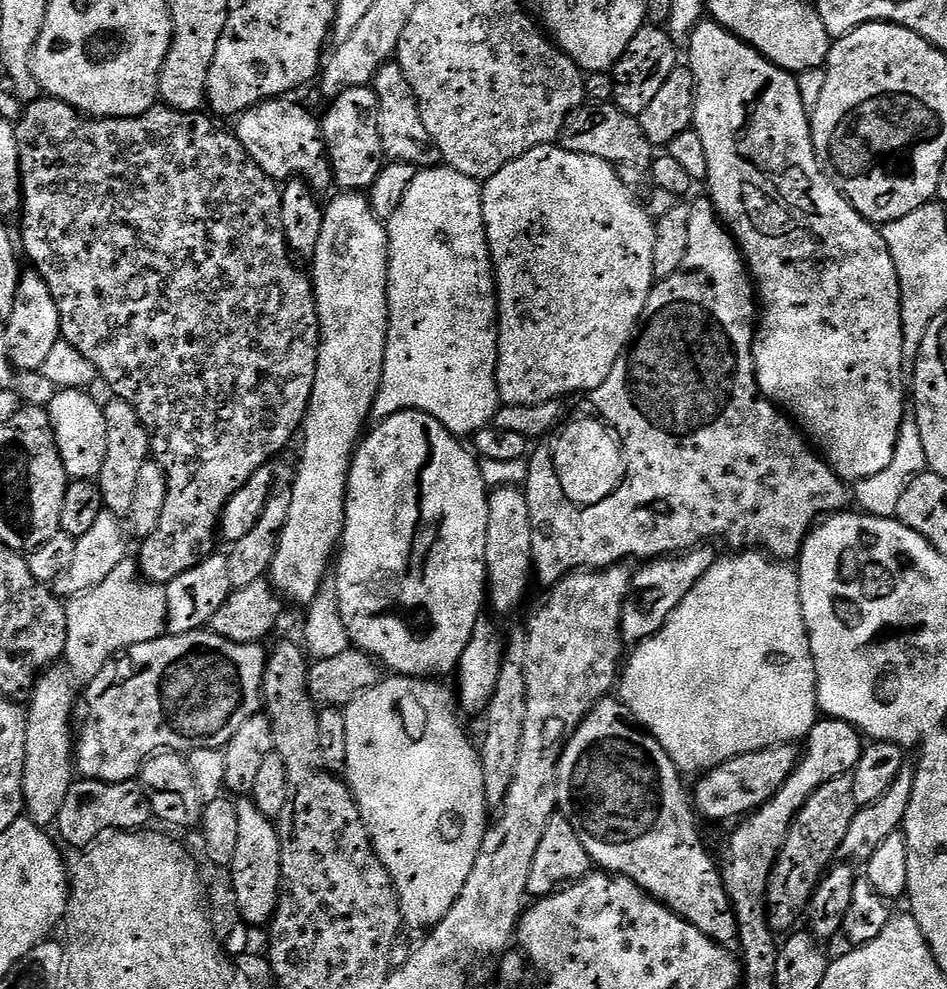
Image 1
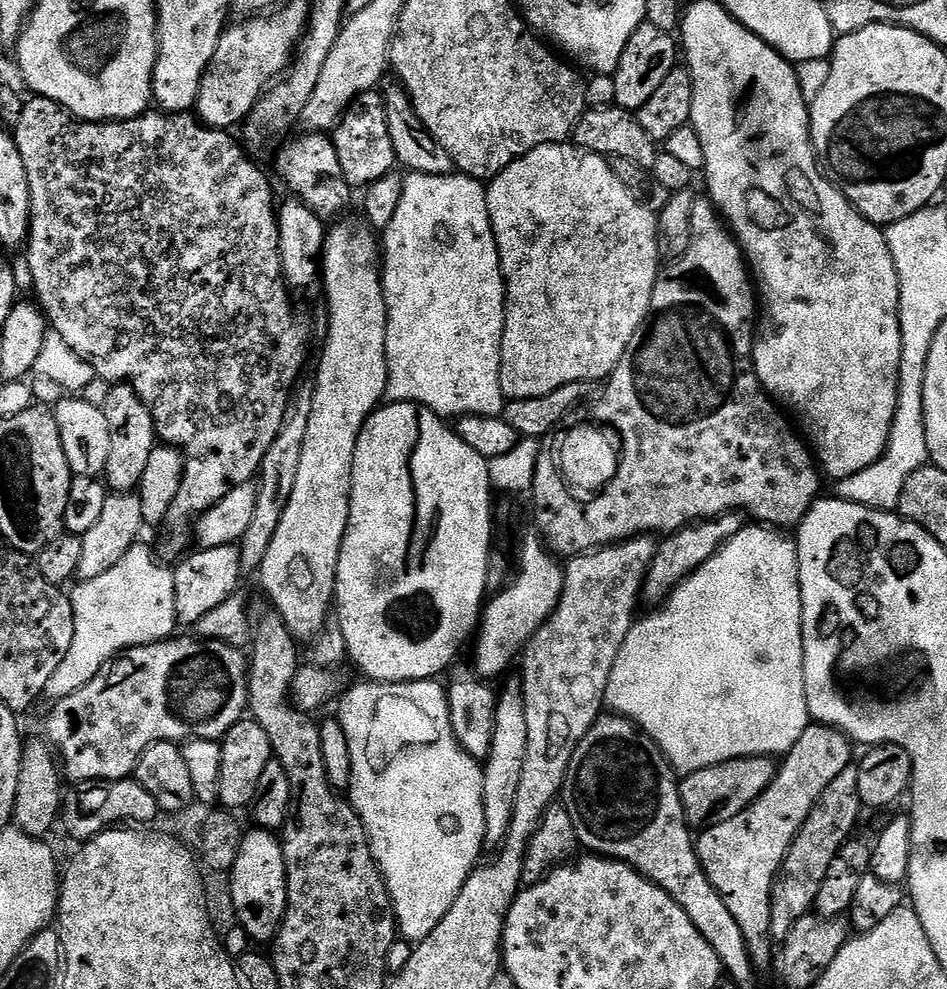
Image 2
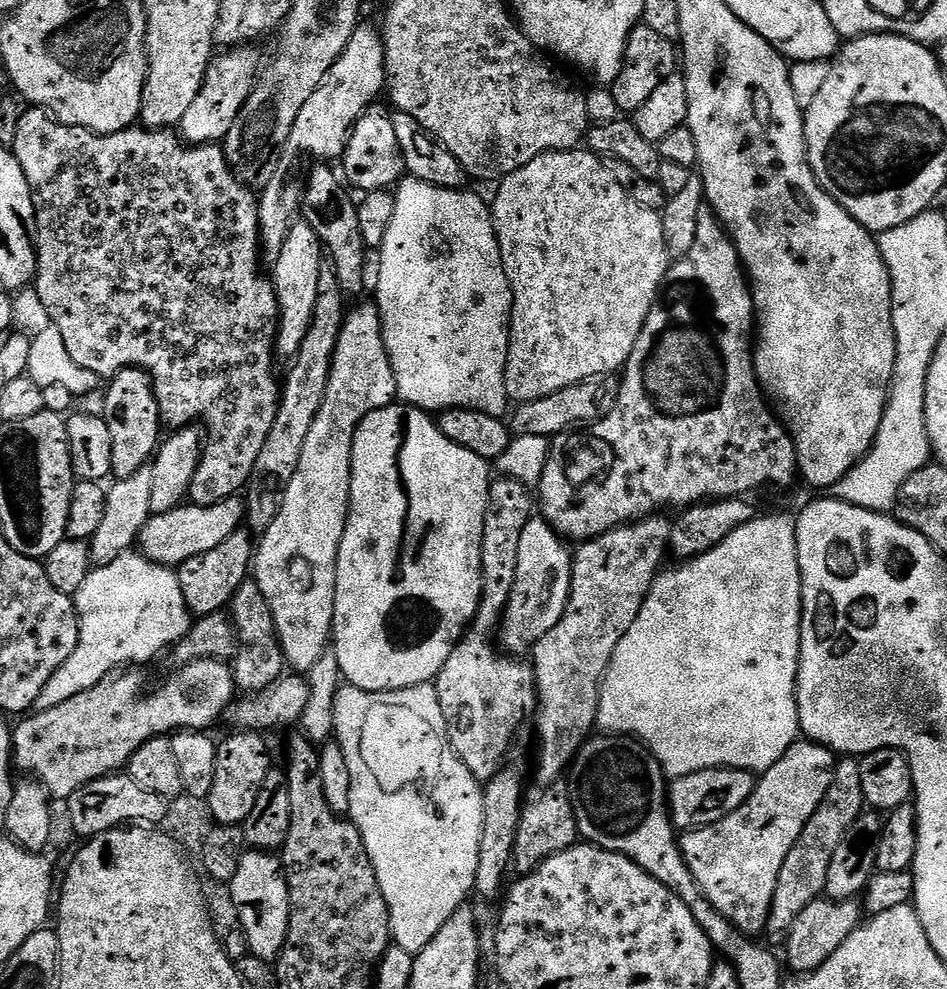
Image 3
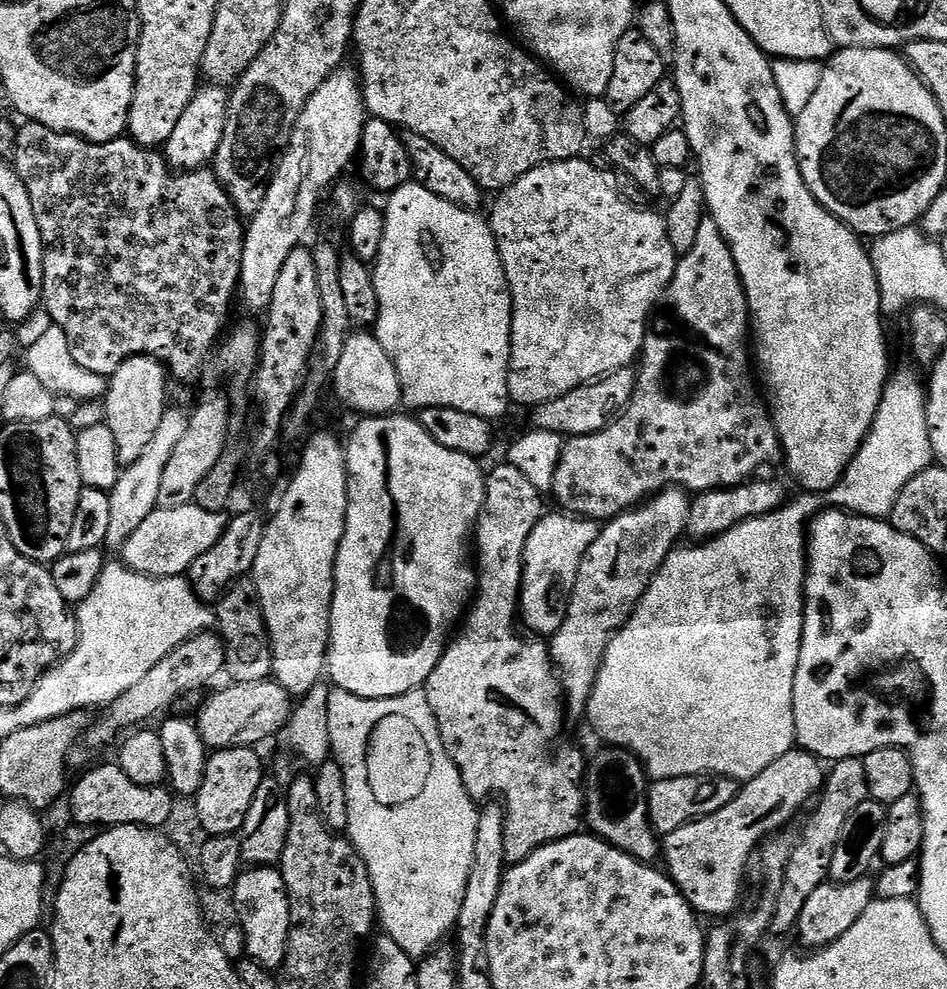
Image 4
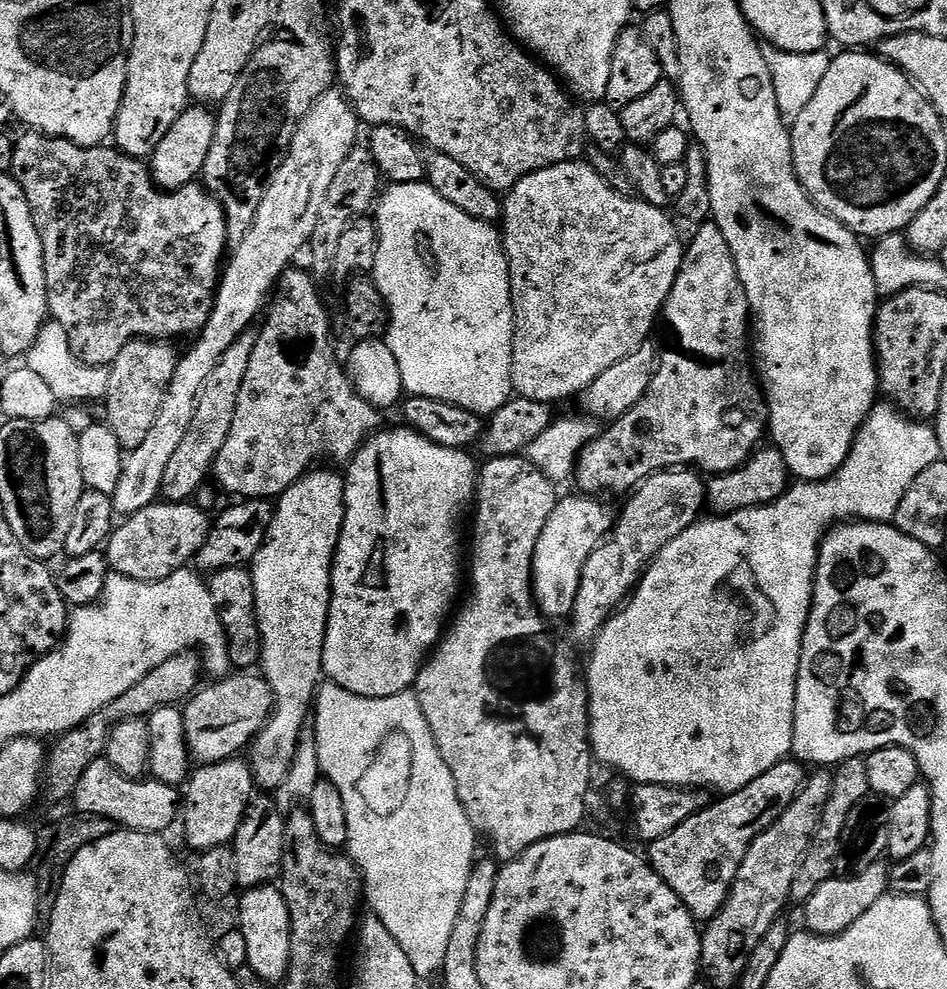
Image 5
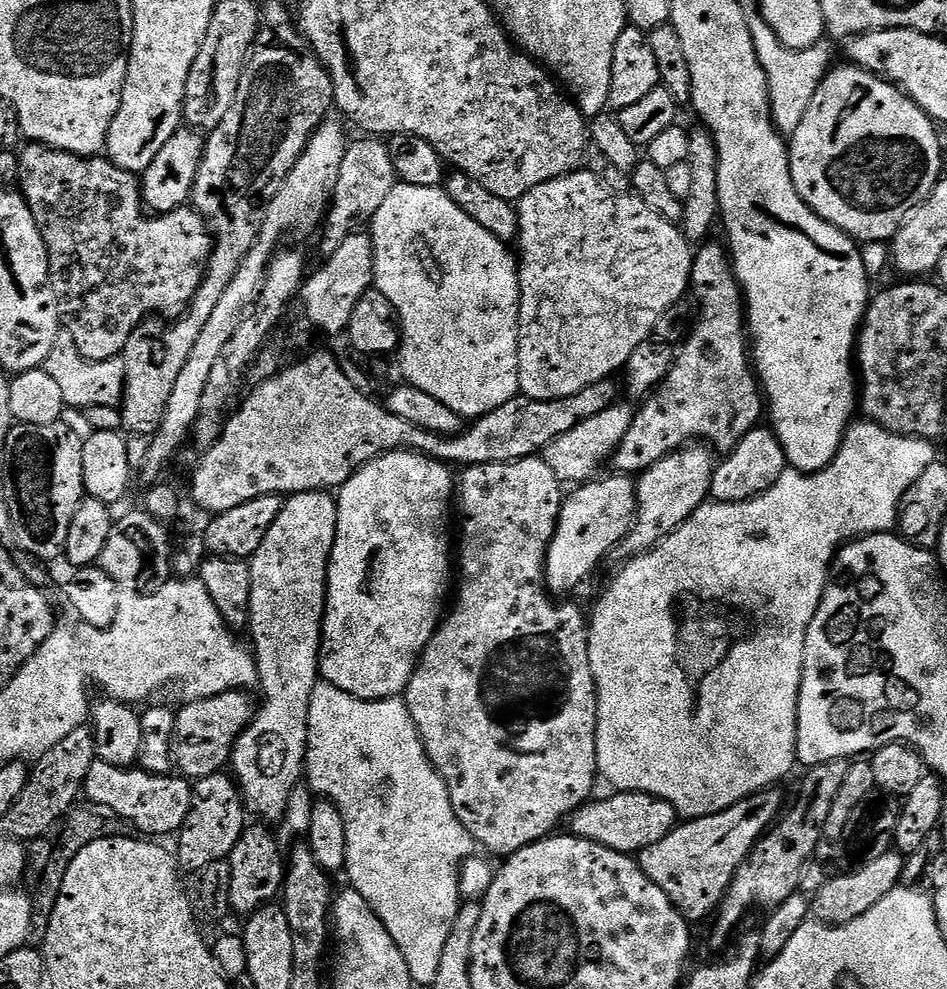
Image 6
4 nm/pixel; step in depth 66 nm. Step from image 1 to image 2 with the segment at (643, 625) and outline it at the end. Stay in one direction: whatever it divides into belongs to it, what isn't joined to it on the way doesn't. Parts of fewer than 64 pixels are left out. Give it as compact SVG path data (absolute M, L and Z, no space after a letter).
M736 514L713 516L710 520L689 524L681 528L679 532L667 533L657 543L654 562L650 562L648 567L642 593L643 603L652 604L648 606L659 605L680 581L688 577L694 570L698 570L698 566L706 563L719 550L721 544L740 533L742 527L742 520L740 520L741 517Z

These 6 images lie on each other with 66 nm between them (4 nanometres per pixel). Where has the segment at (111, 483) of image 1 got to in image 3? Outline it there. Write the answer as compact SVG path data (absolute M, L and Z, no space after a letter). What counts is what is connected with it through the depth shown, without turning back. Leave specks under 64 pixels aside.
M124 368L111 377L106 388L106 430L110 430L110 462L116 480L130 478L156 455L162 443L160 407L152 389L152 380L141 368Z

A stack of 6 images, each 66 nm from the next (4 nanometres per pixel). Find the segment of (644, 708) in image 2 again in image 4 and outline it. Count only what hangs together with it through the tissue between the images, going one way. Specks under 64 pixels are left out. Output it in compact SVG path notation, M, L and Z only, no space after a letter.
M800 494L796 501L785 503L776 511L742 522L720 536L697 543L696 548L677 547L656 571L646 594L620 631L608 643L604 664L596 679L596 689L588 703L587 719L592 719L596 732L605 745L631 752L644 766L653 781L687 776L728 776L737 782L753 780L770 762L778 762L782 754L793 751L796 744L794 726L794 678L798 670L798 654L804 639L804 582L806 579L806 526L820 515L825 497Z

